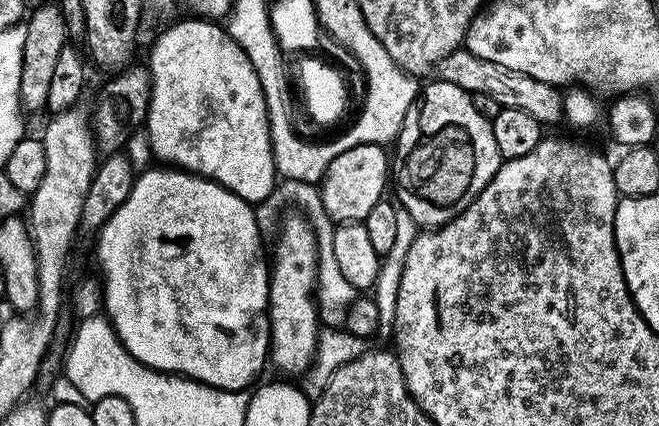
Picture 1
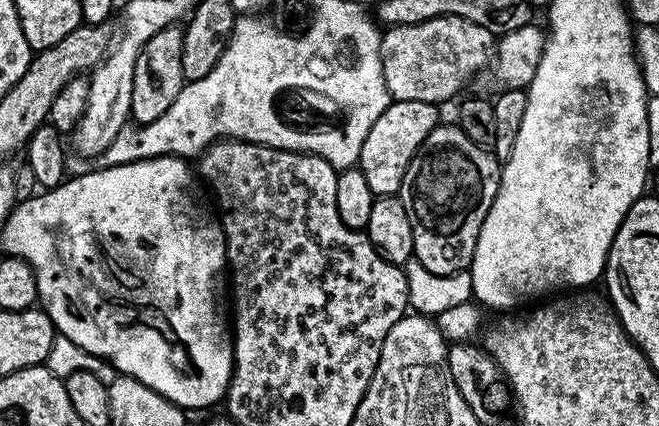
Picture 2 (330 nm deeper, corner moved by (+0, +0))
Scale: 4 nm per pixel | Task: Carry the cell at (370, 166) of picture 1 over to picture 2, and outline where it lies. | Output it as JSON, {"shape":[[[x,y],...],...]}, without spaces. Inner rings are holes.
{"shape":[[[393,100],[388,109],[370,126],[370,134],[366,134],[366,142],[362,142],[362,154],[358,167],[366,174],[366,182],[370,185],[372,195],[394,196],[402,186],[402,178],[414,158],[414,154],[422,146],[426,134],[434,130],[438,123],[437,105],[430,102],[414,102],[413,100]]]}

